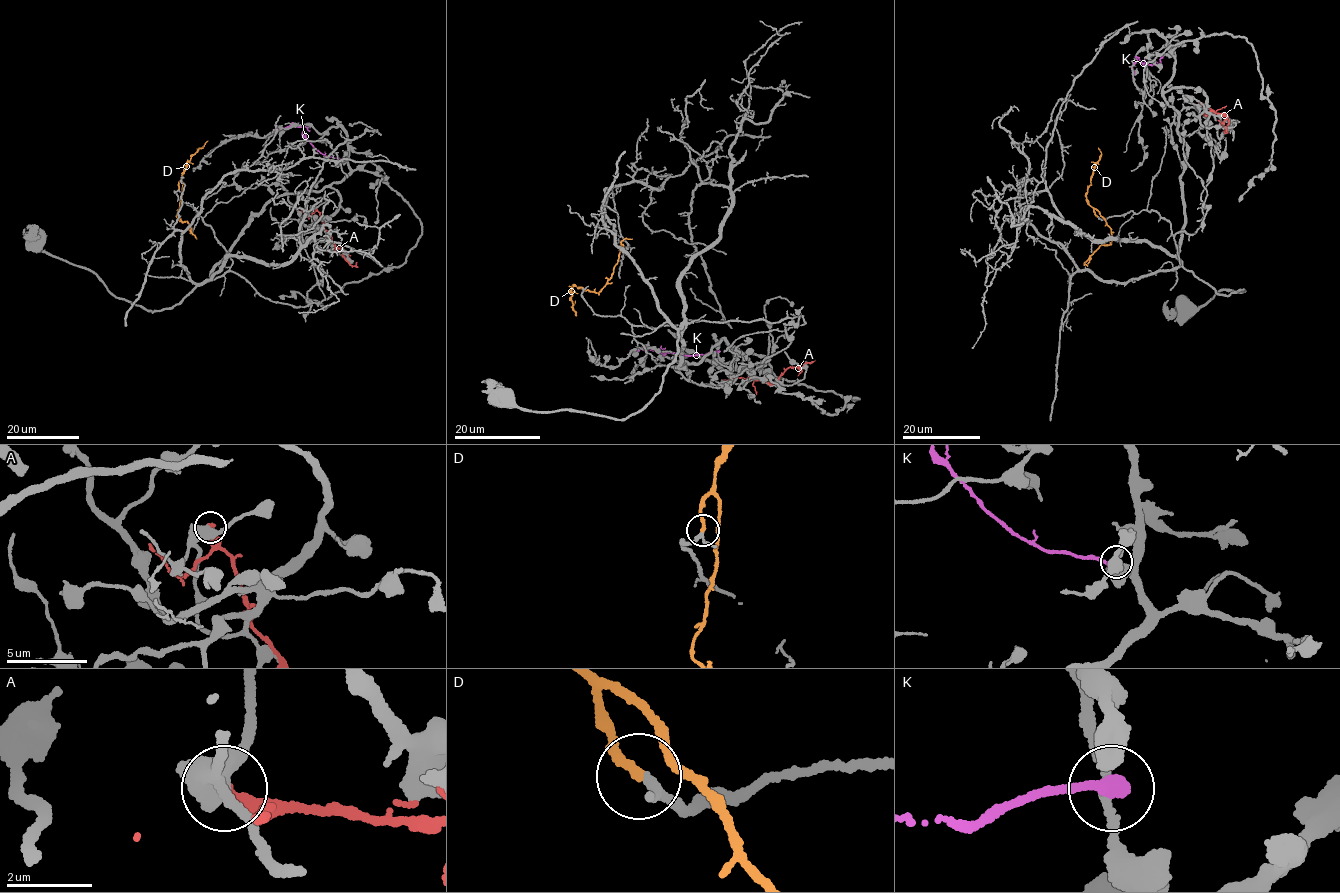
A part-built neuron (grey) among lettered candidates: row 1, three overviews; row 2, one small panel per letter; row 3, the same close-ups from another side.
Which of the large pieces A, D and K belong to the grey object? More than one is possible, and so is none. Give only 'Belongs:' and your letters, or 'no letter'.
Belongs: D

